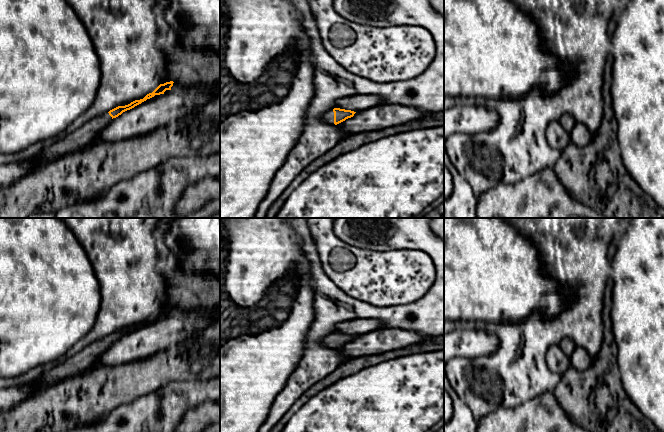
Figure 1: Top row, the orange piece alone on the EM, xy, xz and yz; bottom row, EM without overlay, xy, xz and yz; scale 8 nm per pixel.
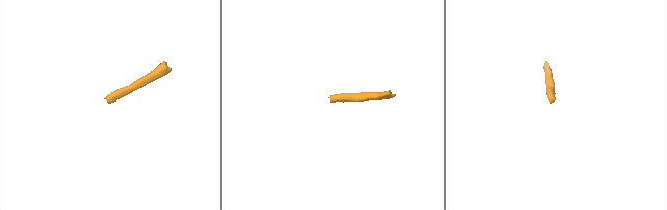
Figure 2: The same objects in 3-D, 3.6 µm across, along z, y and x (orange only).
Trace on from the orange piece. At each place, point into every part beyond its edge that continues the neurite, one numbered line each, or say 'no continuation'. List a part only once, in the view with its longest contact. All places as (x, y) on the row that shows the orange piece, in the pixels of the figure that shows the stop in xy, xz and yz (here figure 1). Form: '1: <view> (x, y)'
1: xz (328, 117)

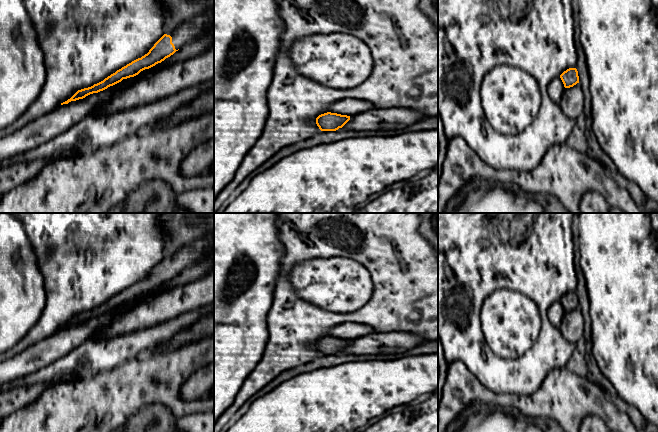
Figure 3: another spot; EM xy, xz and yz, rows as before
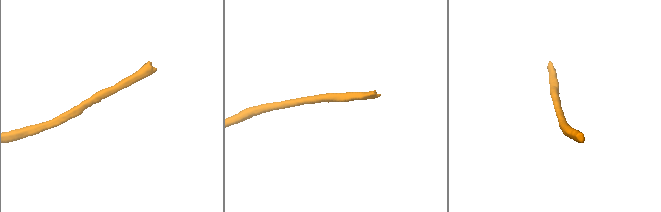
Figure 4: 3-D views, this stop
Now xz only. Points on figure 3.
no continuation

